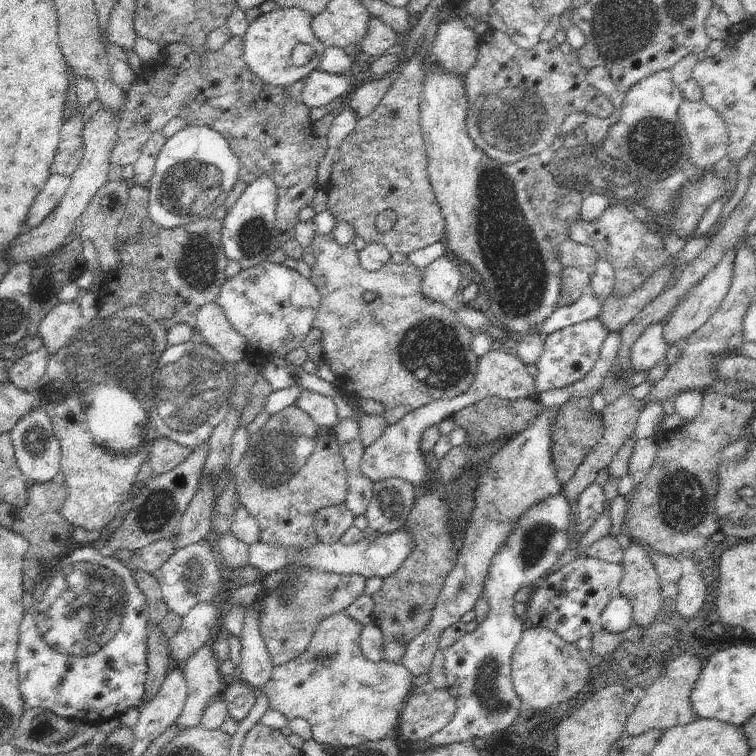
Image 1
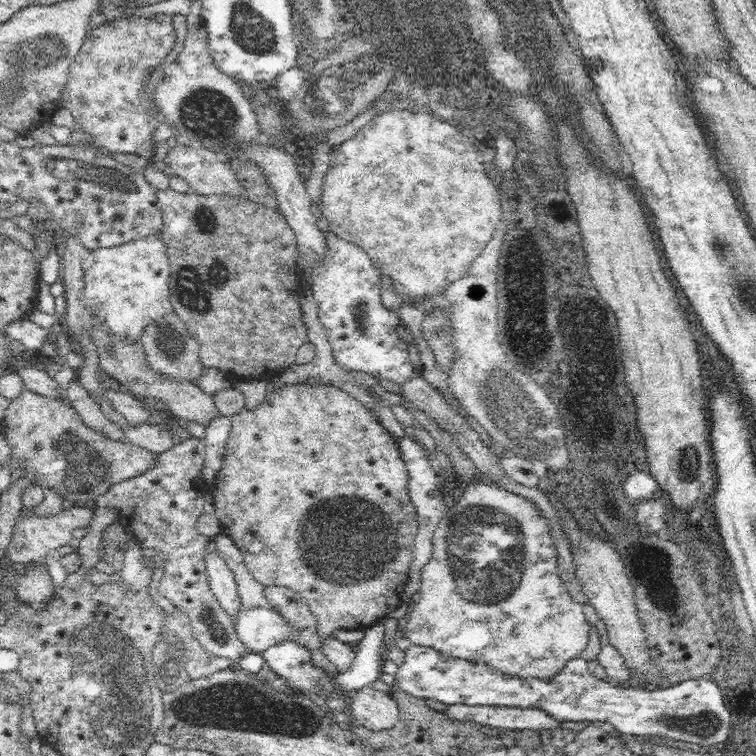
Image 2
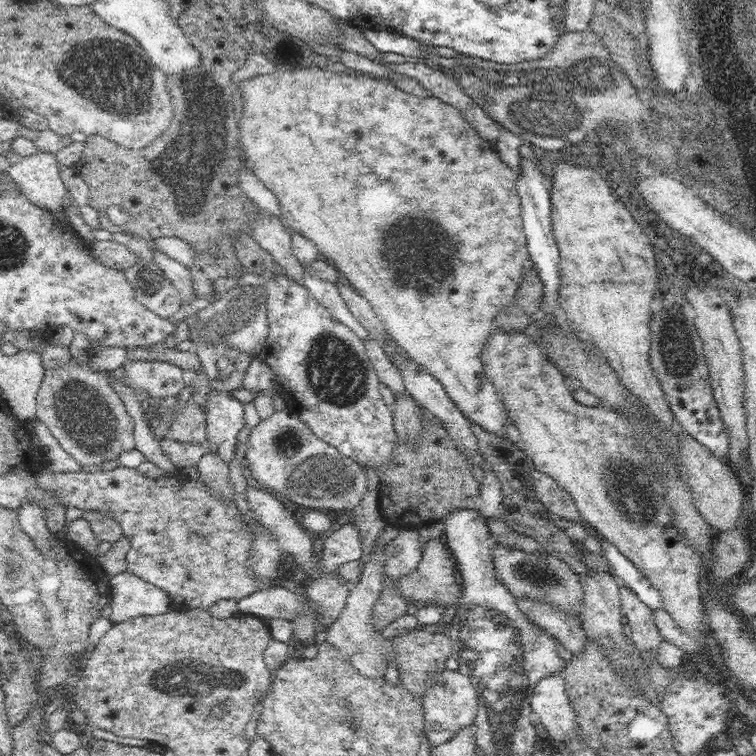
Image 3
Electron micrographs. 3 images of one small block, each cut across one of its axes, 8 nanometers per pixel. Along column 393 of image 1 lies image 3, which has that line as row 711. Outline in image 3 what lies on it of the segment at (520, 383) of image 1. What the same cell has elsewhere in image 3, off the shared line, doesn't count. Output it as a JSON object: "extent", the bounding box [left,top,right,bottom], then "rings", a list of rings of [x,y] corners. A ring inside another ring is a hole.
{"extent":[422,670,478,748],"rings":[[[442,670],[438,674],[434,686],[424,692],[422,704],[424,707],[424,732],[430,741],[430,748],[444,744],[446,740],[458,734],[464,726],[470,726],[478,712],[478,695],[472,686],[469,676],[460,670]]]}

